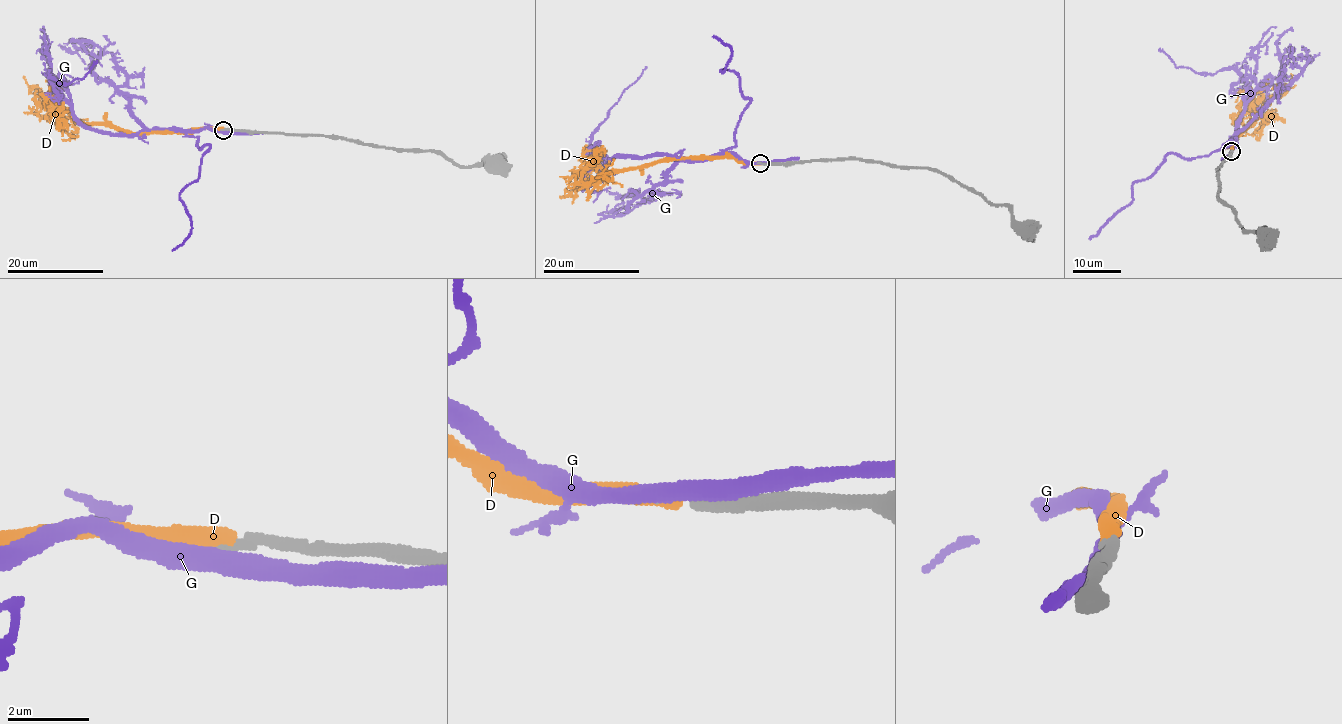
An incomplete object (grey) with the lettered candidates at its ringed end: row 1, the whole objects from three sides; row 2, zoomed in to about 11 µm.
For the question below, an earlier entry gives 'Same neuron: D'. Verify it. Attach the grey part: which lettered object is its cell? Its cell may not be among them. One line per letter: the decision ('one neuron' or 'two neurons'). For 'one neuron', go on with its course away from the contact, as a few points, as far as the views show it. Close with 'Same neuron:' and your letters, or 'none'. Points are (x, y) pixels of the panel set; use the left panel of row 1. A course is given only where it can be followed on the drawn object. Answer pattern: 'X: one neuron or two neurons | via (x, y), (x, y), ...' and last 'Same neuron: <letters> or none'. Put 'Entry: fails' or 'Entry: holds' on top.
Entry: holds
D: one neuron | via (223, 130), (123, 132), (108, 125), (75, 121), (54, 101), (31, 88), (23, 76)
G: two neurons
Same neuron: D

